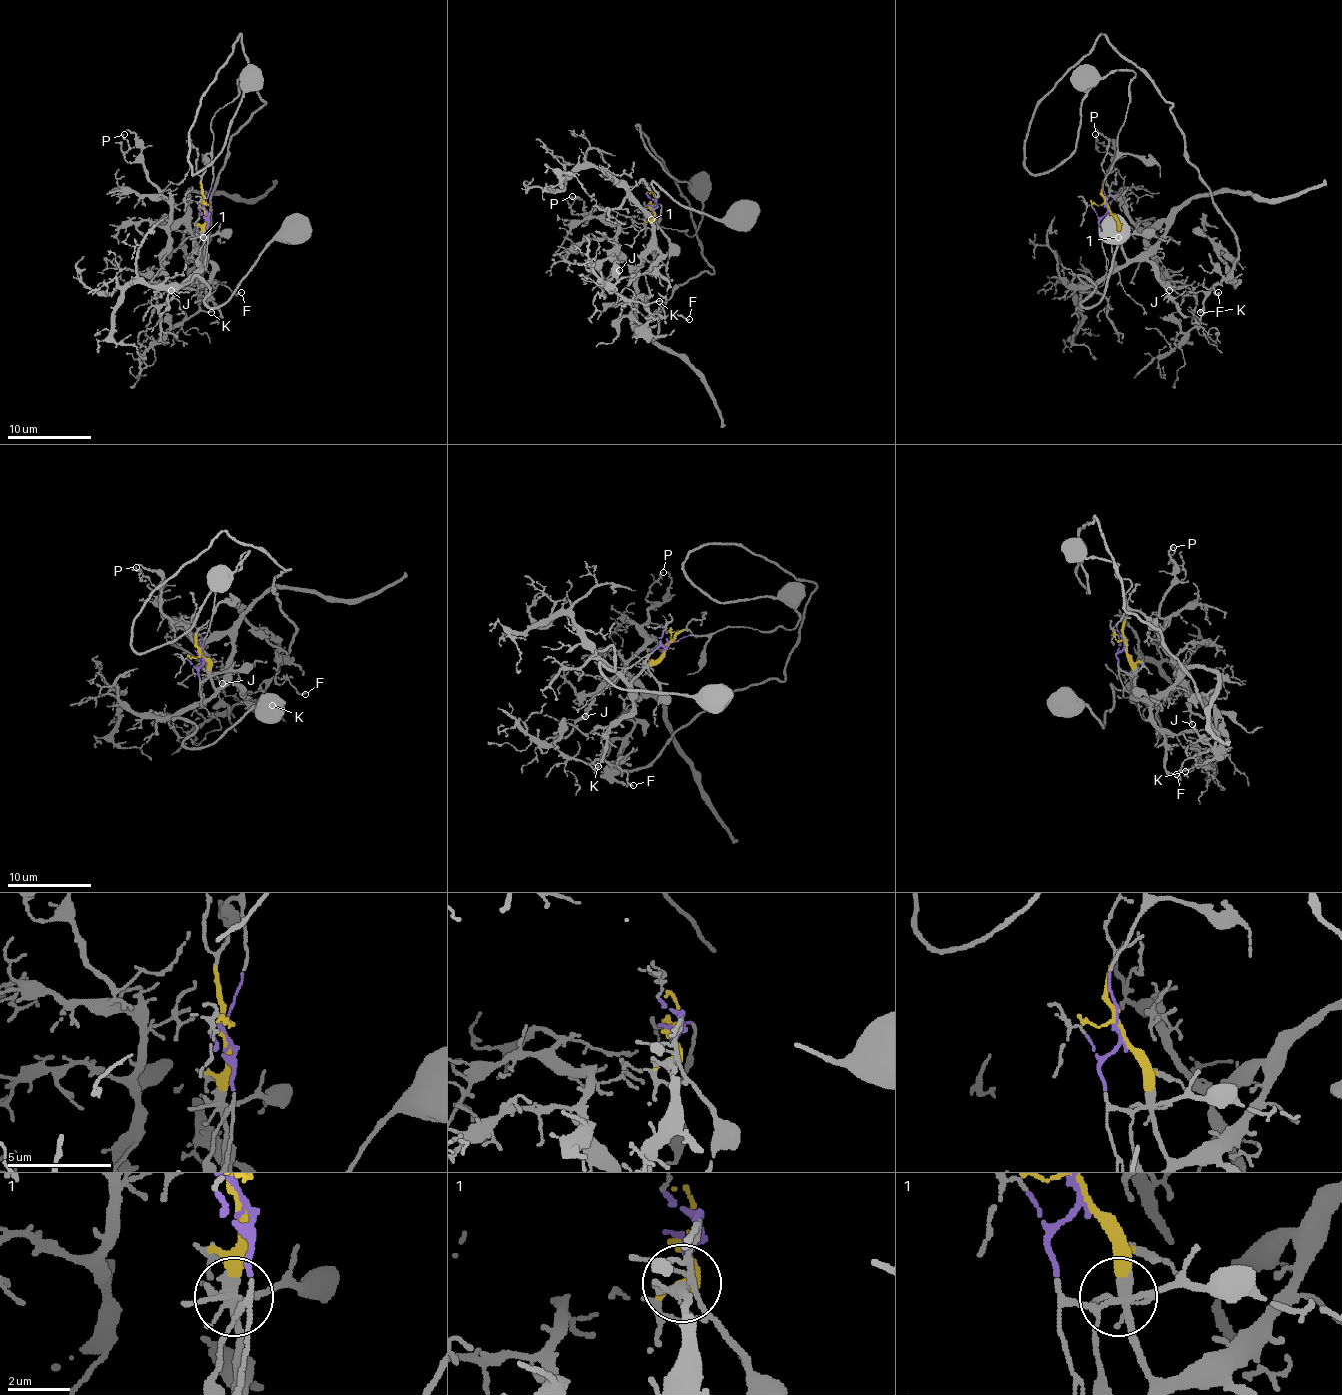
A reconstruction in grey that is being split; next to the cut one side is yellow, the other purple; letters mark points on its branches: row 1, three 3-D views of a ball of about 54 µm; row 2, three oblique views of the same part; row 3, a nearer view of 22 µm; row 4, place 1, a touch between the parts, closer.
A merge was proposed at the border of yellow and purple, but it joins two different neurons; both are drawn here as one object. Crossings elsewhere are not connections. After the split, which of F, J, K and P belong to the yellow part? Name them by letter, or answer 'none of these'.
J, P

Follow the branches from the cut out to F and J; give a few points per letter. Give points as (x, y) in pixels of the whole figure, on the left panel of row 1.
F: (203, 207), (212, 116), (239, 93), (250, 68), (264, 104), (231, 138), (212, 190), (199, 281), (241, 292)
J: (203, 207), (205, 258), (182, 222), (170, 232), (170, 249), (163, 258), (163, 273), (172, 289)

